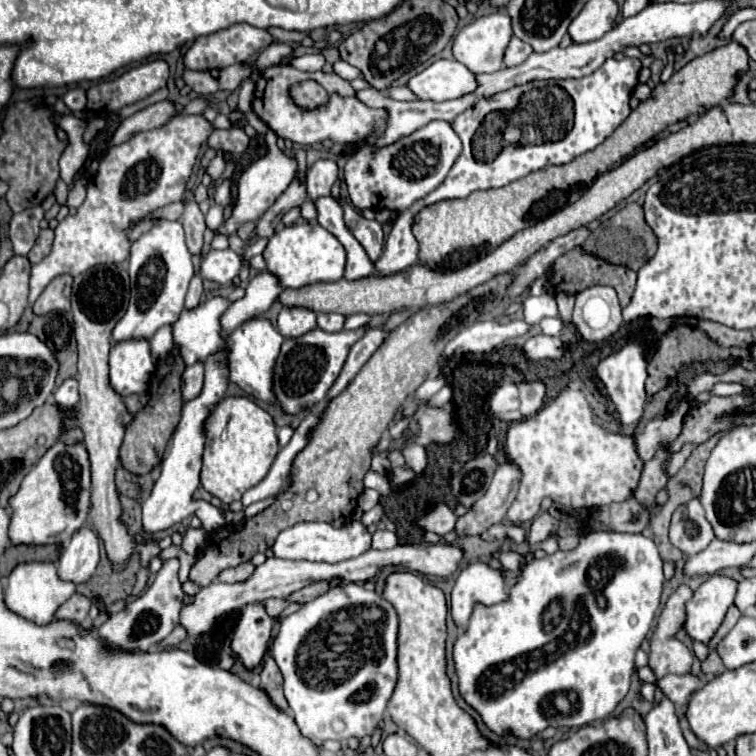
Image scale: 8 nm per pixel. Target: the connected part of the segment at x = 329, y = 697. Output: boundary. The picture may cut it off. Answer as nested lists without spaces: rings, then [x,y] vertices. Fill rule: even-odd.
[[[337,584],[331,586],[331,590],[327,590],[325,594],[317,596],[315,600],[303,604],[297,612],[289,614],[281,626],[277,636],[273,638],[271,644],[271,656],[275,658],[281,674],[283,674],[283,690],[285,690],[285,698],[289,702],[289,710],[293,712],[293,720],[299,726],[301,736],[313,740],[313,742],[323,742],[323,740],[339,740],[339,742],[347,742],[349,738],[363,738],[369,736],[381,722],[385,706],[393,694],[393,688],[397,684],[397,664],[395,664],[395,656],[397,656],[397,612],[395,608],[377,592],[373,590],[365,590],[361,584]]]

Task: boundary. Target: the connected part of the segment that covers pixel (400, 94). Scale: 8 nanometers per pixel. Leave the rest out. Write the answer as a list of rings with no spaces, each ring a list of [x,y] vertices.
[[[391,86],[387,90],[387,94],[391,98],[395,98],[395,100],[415,100],[415,94],[409,88],[405,88],[405,86]]]

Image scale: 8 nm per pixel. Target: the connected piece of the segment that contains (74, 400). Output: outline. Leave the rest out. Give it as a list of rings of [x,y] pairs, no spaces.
[[[67,378],[67,380],[57,388],[57,392],[55,392],[53,400],[55,400],[55,404],[57,404],[59,408],[63,408],[65,412],[69,412],[69,414],[71,414],[71,412],[75,410],[75,406],[79,404],[77,378]]]

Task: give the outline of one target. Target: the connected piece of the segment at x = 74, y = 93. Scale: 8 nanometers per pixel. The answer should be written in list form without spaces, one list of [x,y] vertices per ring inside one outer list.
[[[71,88],[65,96],[63,96],[65,104],[73,110],[73,112],[79,112],[85,108],[87,104],[87,92],[83,88]]]

